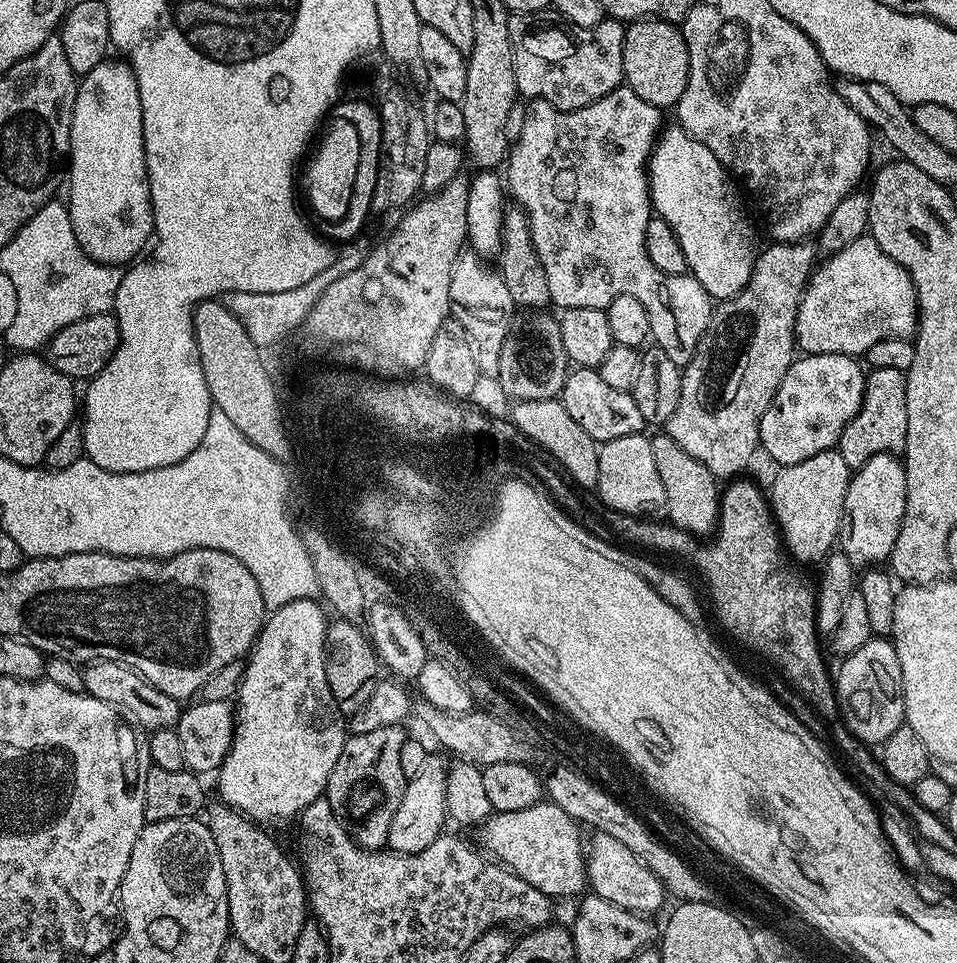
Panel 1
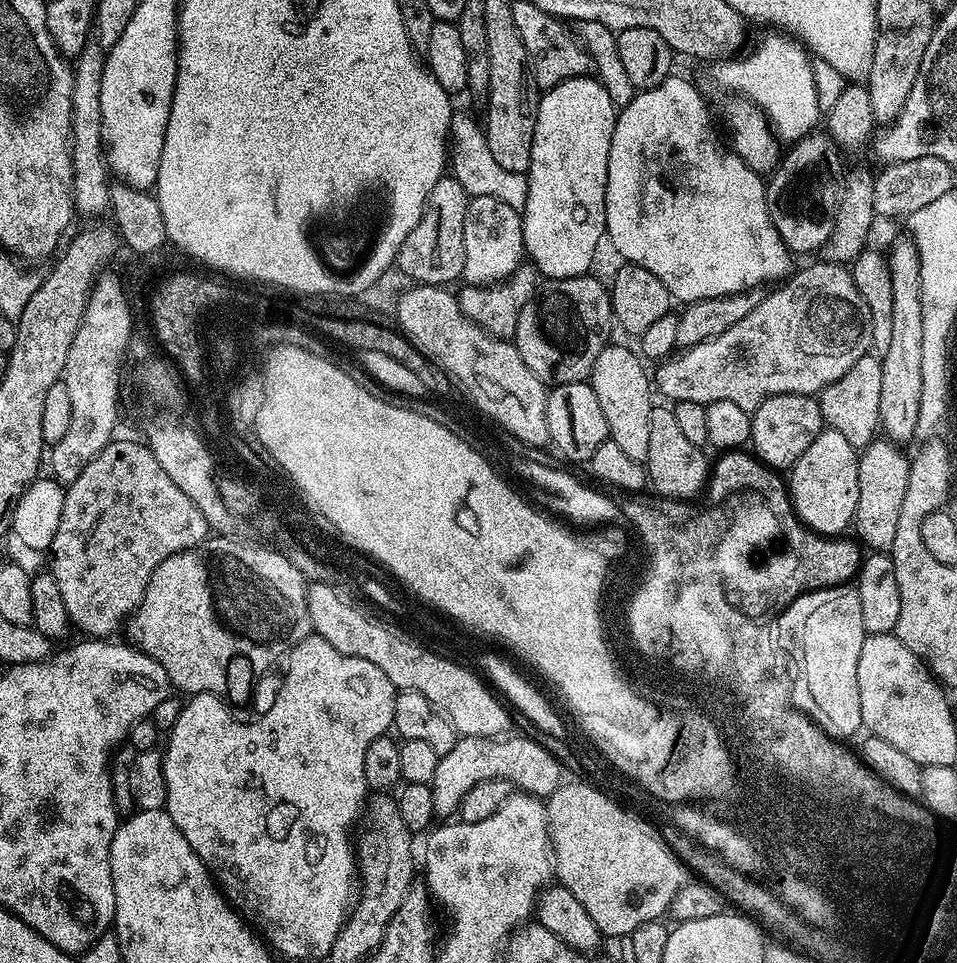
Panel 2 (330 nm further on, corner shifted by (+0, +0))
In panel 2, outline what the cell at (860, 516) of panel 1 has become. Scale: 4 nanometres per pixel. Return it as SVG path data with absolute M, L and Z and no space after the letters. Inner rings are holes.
M900 234L887 249L892 283L892 325L890 338L883 345L881 397L878 401L880 428L893 441L911 441L921 416L922 392L922 294L920 293L920 259L911 235Z

